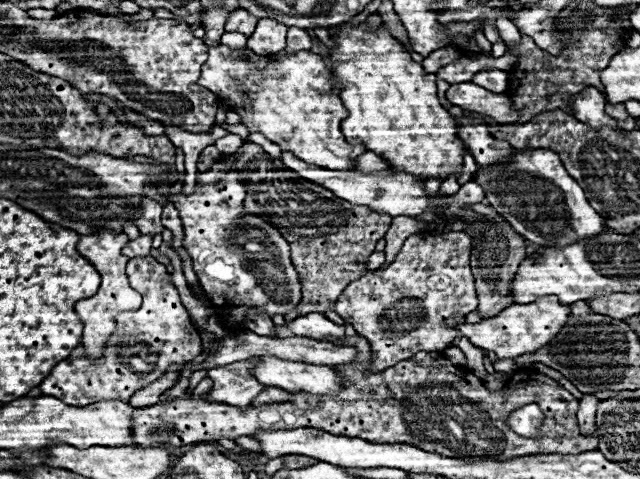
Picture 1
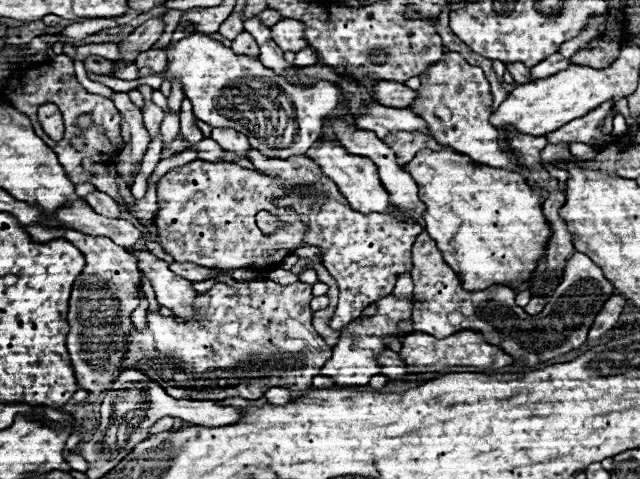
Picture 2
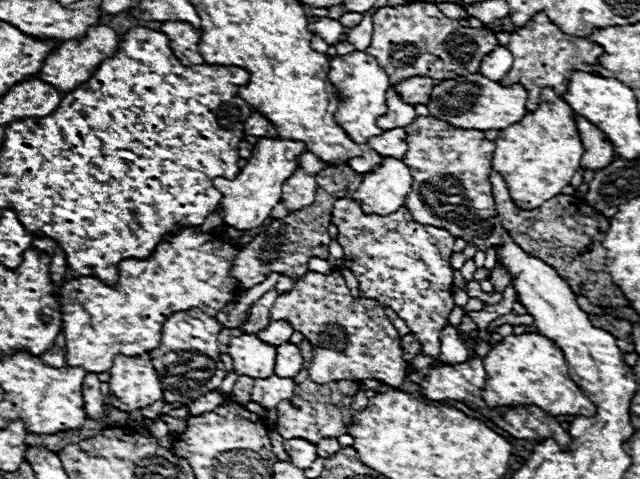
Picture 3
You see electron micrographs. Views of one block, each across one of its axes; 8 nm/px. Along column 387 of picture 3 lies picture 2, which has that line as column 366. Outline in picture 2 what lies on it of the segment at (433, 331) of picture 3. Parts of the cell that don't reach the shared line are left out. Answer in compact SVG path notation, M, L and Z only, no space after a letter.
M294 156L292 160L278 160L278 168L286 168L290 162L294 162L294 168L302 168L302 174L308 174L306 190L310 192L306 192L308 198L280 198L278 206L294 206L294 210L302 214L302 220L310 226L306 244L324 248L322 264L336 280L340 290L338 306L330 320L330 328L336 330L348 324L348 320L358 318L362 310L372 304L372 300L380 300L380 296L392 292L398 274L412 270L410 248L416 236L422 232L422 226L400 224L392 220L392 216L376 212L360 214L350 208L350 204L334 186L334 182L322 174L320 166L312 158Z

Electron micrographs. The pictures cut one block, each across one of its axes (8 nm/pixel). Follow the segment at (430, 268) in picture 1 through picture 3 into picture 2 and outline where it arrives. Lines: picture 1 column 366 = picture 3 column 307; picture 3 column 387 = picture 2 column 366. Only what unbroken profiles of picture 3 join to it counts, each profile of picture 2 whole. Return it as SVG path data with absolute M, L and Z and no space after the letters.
M392 294L384 296L382 300L374 302L376 314L374 316L360 316L340 328L338 344L332 350L332 358L320 370L322 376L332 376L336 386L366 386L374 374L380 374L378 356L386 350L386 342L396 338L404 340L404 332L398 328L402 320L410 320L412 316L412 302L408 298L396 298Z

